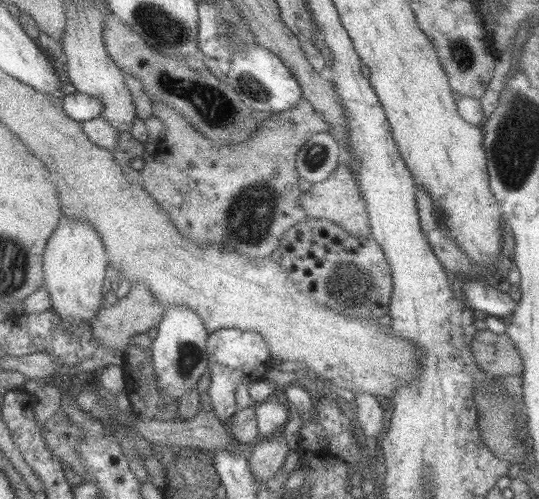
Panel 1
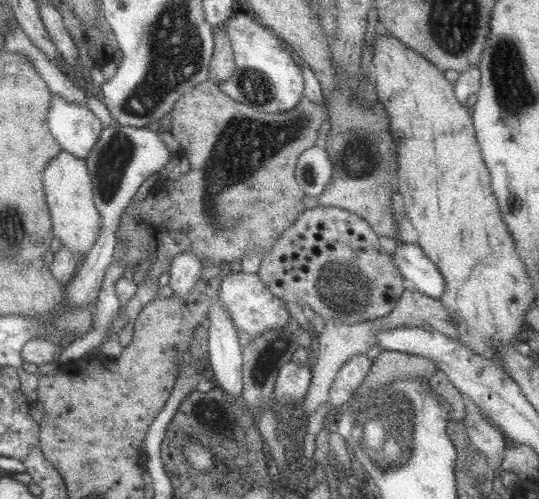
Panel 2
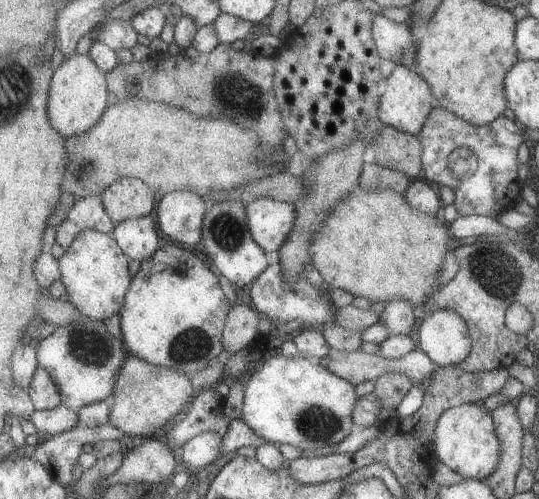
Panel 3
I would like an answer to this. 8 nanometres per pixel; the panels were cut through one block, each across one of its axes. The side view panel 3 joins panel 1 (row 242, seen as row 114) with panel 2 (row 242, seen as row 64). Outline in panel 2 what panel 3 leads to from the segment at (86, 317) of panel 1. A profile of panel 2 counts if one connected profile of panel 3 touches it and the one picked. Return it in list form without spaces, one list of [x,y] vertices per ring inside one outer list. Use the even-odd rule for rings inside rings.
[[[64,151],[56,154],[42,172],[45,202],[51,218],[52,233],[69,252],[83,257],[98,239],[101,218],[95,209],[91,179],[84,159]]]

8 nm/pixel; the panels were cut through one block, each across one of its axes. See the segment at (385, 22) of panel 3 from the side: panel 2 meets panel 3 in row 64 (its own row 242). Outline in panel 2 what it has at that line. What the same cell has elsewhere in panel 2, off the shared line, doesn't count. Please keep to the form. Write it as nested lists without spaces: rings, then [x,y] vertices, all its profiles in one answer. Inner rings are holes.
[[[396,241],[391,258],[401,276],[413,282],[417,291],[434,299],[442,297],[445,282],[419,245]]]

